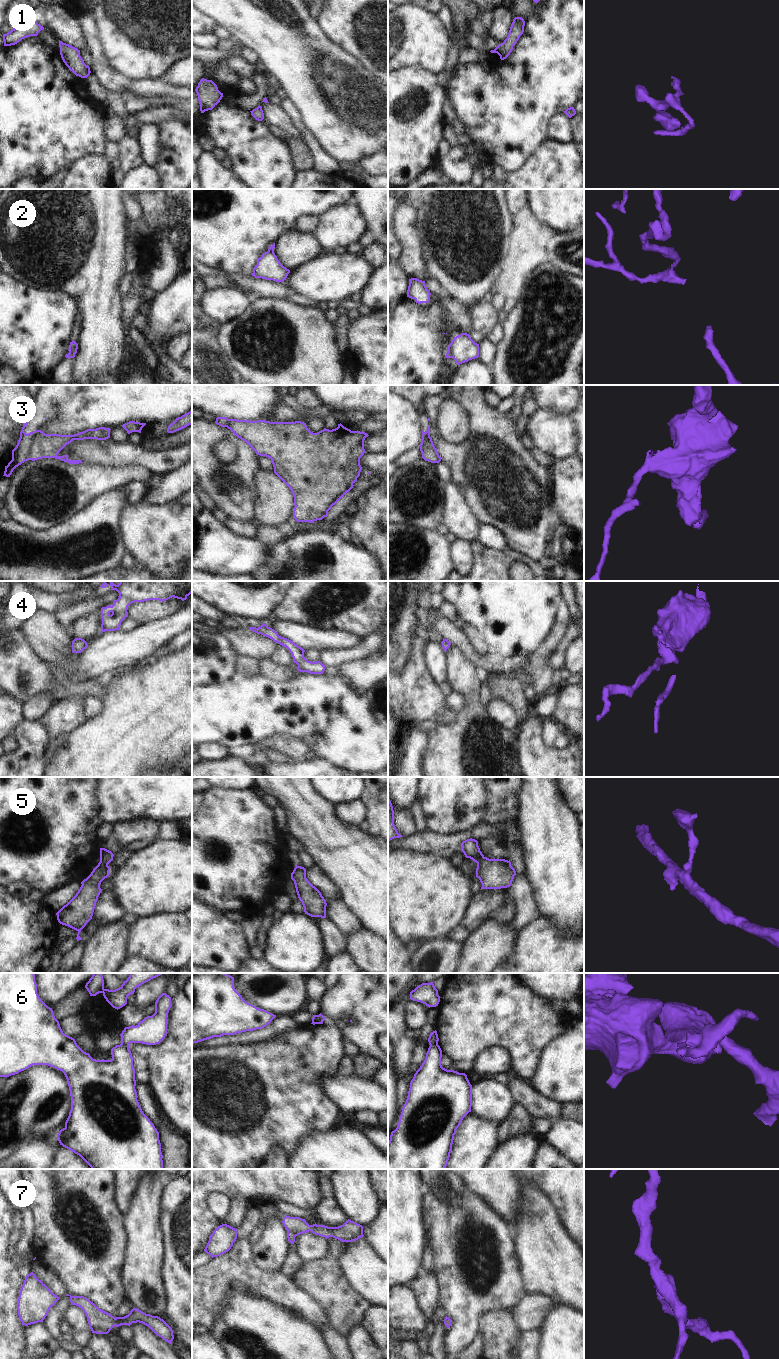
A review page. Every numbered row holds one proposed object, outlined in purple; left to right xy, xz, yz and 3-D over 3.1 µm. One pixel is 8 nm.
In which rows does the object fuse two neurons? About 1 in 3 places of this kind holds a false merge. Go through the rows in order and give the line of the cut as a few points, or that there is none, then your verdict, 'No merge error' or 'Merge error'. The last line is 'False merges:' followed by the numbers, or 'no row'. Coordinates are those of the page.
1: No split. No merge error
2: Split along yz (449, 344), (453, 357). Merge error
3: Split along xy (37, 430), (32, 438), (28, 459). Merge error
4: No split. No merge error
5: No split. No merge error
6: Split along xy (121, 1043), (128, 1049). Merge error
7: No split. No merge error
False merges: 2, 3, 6.

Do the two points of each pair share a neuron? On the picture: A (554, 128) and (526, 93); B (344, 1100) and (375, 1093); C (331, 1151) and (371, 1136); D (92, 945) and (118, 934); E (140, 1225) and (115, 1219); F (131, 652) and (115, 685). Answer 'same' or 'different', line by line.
A: different
B: same
C: different
D: same
E: different
F: different

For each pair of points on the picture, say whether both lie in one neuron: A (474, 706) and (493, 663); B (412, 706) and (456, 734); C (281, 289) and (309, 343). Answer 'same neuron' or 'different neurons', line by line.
A: different neurons
B: different neurons
C: different neurons

